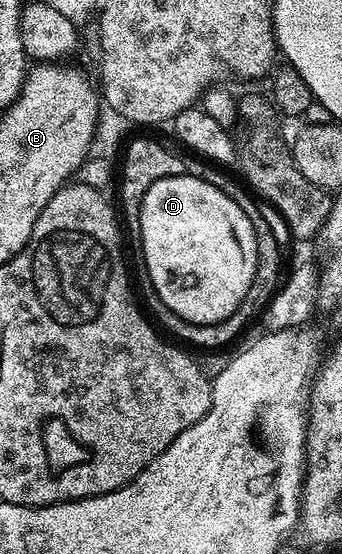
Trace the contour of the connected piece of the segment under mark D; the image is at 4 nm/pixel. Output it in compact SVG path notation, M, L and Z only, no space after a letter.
M185 172L158 180L158 184L150 184L150 192L146 192L140 209L138 242L144 245L144 266L148 269L148 278L152 281L153 288L156 289L153 290L155 297L160 298L162 304L166 304L166 308L170 308L178 316L182 316L182 320L193 322L196 326L209 326L215 322L226 320L232 315L234 308L238 308L242 304L246 292L250 292L250 284L254 280L256 261L258 260L254 228L250 228L250 220L246 220L246 212L242 212L242 208L238 208L238 204L234 204L234 200L230 200L230 196L226 196L217 183L215 186L214 183L207 182L204 178L195 178L191 172Z

